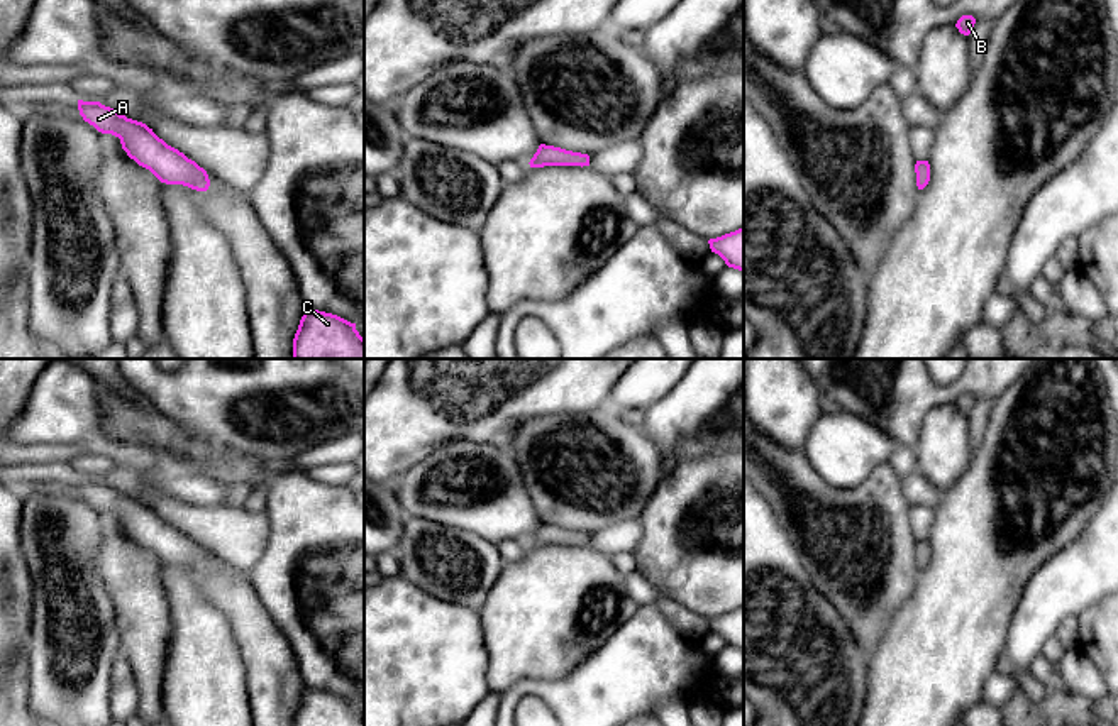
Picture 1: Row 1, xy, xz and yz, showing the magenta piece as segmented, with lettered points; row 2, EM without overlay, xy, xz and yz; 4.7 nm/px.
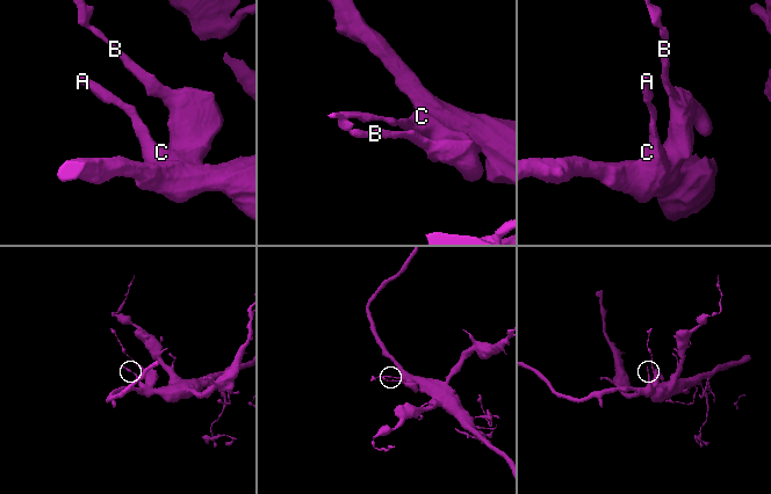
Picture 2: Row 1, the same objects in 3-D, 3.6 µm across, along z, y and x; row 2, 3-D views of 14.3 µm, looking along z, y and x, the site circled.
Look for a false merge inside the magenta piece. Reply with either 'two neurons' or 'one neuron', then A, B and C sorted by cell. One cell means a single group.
one neuron | A B C

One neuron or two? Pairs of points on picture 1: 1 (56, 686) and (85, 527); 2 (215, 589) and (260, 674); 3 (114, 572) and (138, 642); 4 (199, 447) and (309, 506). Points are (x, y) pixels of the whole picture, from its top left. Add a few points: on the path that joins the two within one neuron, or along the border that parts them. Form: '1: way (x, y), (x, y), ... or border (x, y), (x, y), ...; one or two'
1: way (65, 647), (66, 566); one
2: way (236, 610), (258, 635), (260, 654); one
3: way (131, 589), (138, 596), (138, 625); one
4: way (226, 466), (249, 469), (282, 488); one

